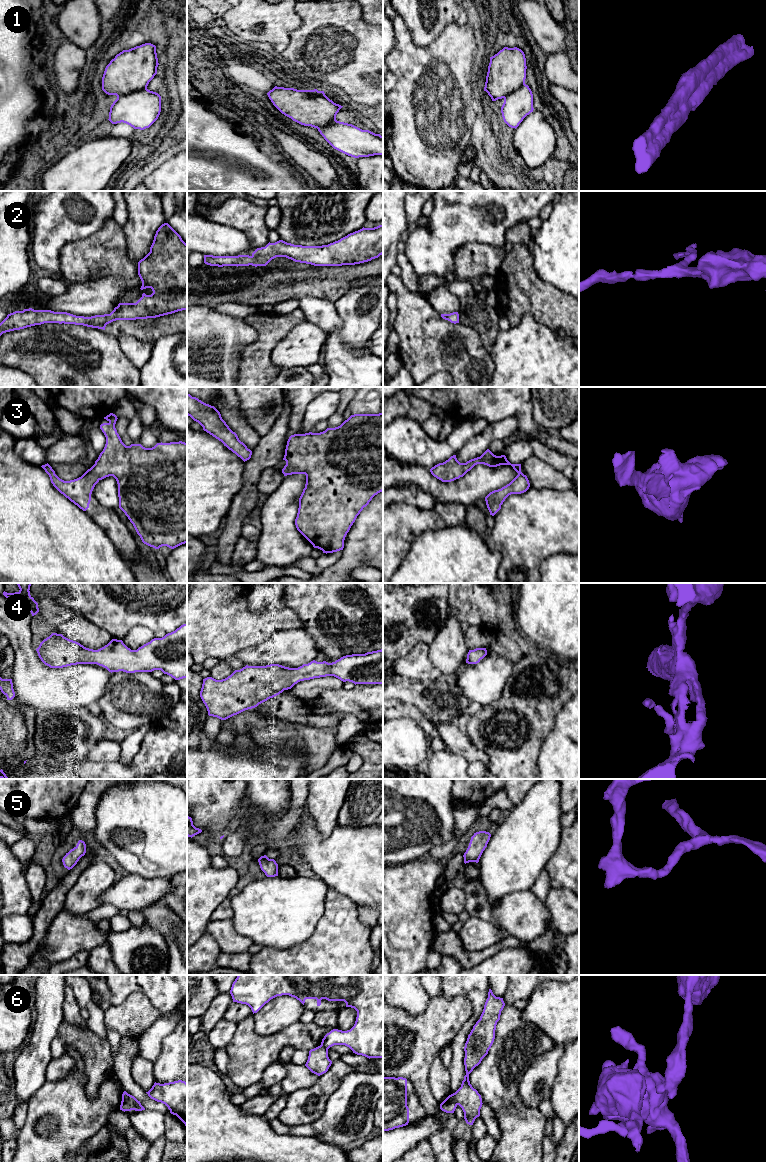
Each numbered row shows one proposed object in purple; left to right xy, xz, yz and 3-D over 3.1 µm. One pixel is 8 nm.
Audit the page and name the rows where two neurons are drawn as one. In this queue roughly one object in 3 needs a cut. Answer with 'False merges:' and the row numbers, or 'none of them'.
False merges: 1, 6

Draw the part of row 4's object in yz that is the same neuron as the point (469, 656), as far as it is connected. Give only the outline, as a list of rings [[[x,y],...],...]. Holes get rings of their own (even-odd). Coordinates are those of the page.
[[[476,648],[474,650],[469,650],[467,654],[466,663],[477,664],[487,655],[486,648]]]

